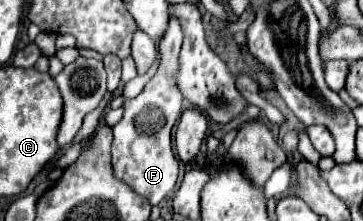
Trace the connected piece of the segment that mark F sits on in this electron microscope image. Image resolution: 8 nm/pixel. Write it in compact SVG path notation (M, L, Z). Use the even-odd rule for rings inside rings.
M171 19L165 37L159 41L161 63L157 73L135 99L125 101L123 119L117 125L113 125L111 155L113 155L115 177L125 181L135 193L147 197L151 205L159 205L171 193L179 175L179 163L171 151L171 129L183 109L183 99L181 99L183 95L175 85L181 41L183 41L183 31L179 19Z

